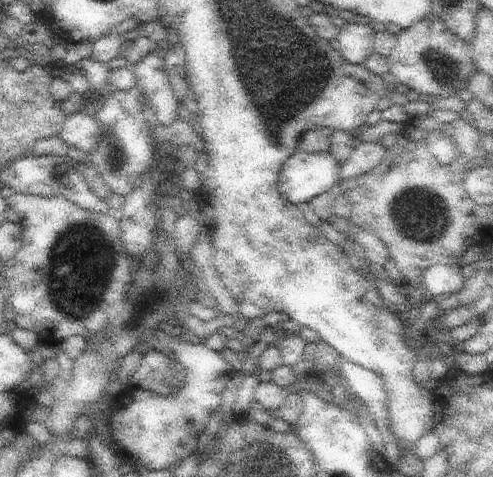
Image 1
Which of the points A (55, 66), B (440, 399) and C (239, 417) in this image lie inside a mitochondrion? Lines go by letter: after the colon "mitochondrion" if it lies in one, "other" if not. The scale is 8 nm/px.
A: other
B: other
C: other

